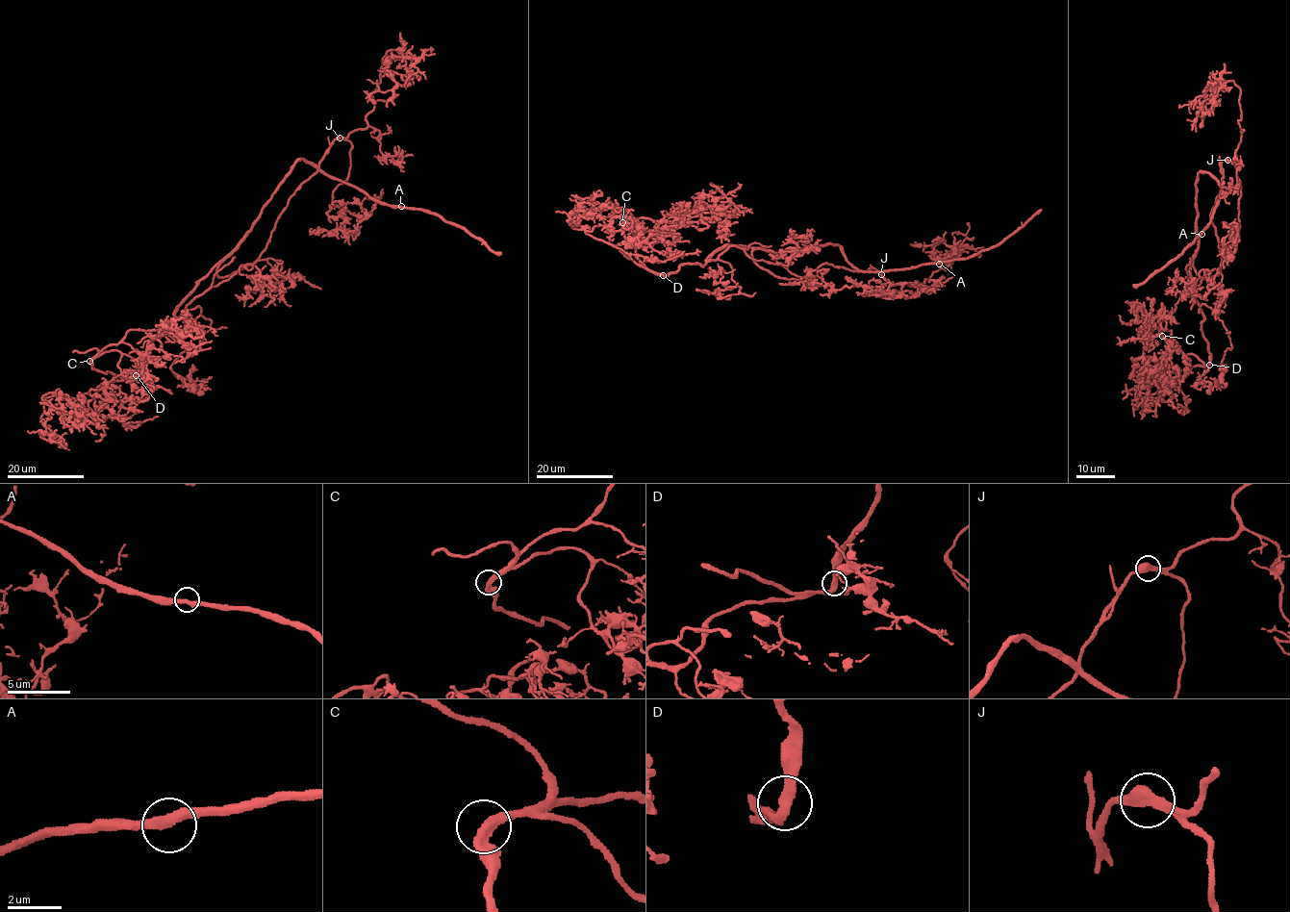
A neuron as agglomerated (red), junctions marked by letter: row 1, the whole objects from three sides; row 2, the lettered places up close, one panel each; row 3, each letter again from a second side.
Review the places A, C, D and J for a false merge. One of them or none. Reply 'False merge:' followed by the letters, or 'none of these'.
False merge: none of these

